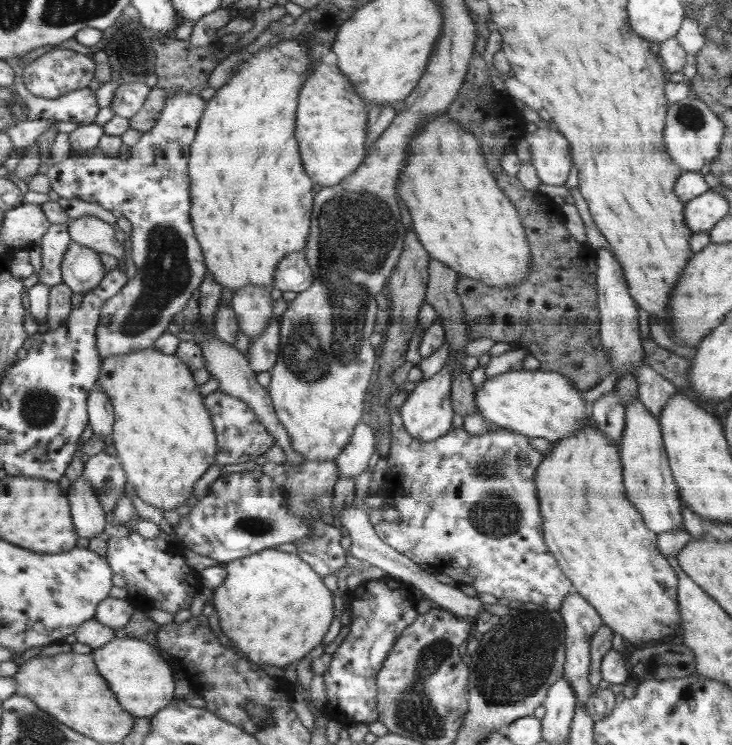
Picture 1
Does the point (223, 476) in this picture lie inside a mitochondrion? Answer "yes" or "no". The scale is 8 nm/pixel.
no

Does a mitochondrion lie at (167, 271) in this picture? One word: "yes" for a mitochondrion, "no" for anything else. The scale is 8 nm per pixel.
yes

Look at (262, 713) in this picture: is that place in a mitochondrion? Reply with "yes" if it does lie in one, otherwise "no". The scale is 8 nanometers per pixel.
yes

